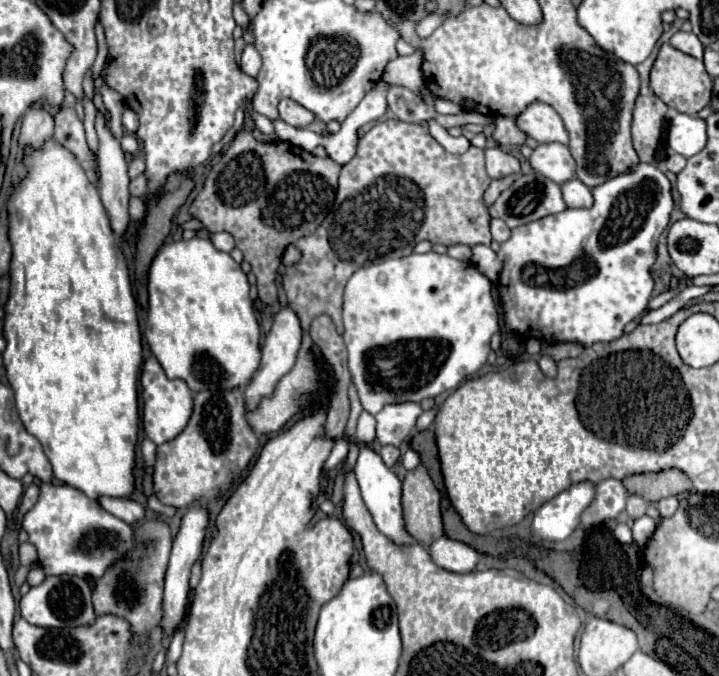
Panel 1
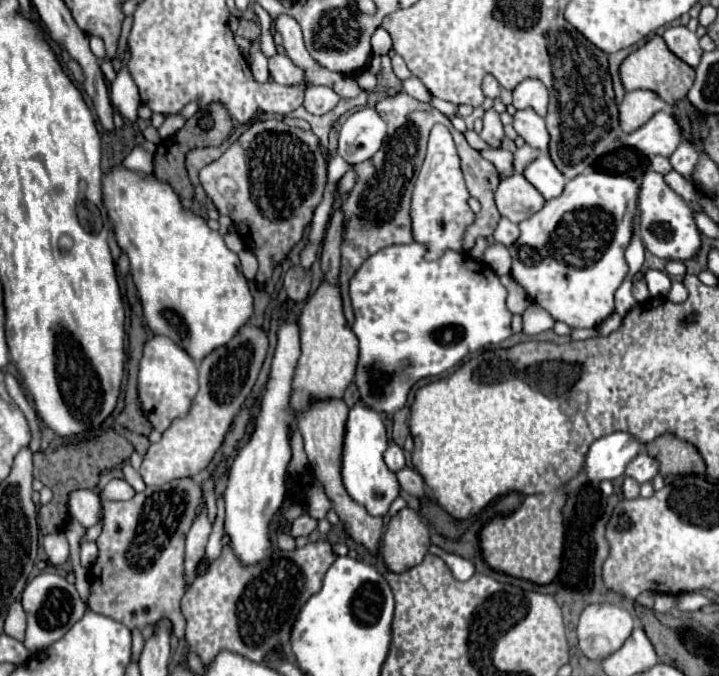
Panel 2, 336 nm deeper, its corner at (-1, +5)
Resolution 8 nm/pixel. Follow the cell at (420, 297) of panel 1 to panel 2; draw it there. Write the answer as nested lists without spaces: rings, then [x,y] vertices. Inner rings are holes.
[[[409,243],[409,245],[391,245],[385,247],[381,251],[377,251],[375,255],[371,255],[357,271],[357,275],[351,279],[351,287],[349,287],[349,295],[351,295],[351,303],[353,303],[353,311],[355,311],[355,323],[353,323],[353,333],[359,339],[359,365],[357,365],[357,373],[355,373],[355,385],[359,387],[359,395],[361,401],[367,407],[373,407],[377,413],[395,413],[397,409],[401,409],[407,401],[409,389],[423,377],[437,377],[445,371],[449,371],[451,367],[455,367],[465,355],[485,347],[485,345],[497,345],[503,339],[507,339],[511,335],[511,317],[513,313],[507,309],[505,299],[507,299],[507,289],[503,287],[503,283],[499,281],[495,271],[489,271],[489,267],[485,267],[485,263],[473,261],[469,255],[461,255],[455,251],[447,251],[445,255],[441,255],[435,261],[425,261],[425,245],[421,243]]]

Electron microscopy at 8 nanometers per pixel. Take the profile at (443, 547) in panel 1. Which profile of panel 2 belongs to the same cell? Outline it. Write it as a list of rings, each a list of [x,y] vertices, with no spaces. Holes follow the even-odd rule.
[[[431,545],[431,547],[429,547],[429,553],[439,555],[439,557],[447,563],[447,567],[451,569],[453,577],[459,579],[459,581],[467,581],[467,579],[471,579],[473,573],[475,573],[475,565],[473,565],[469,559],[465,559],[465,557],[459,557],[459,555],[447,553],[447,551],[439,549],[437,545]]]

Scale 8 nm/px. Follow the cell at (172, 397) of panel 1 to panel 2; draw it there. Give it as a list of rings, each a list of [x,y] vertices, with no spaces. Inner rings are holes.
[[[155,335],[145,343],[141,367],[139,367],[139,401],[157,431],[165,431],[169,423],[185,411],[189,411],[189,403],[197,393],[197,365],[189,357],[185,349],[175,345],[169,337]]]

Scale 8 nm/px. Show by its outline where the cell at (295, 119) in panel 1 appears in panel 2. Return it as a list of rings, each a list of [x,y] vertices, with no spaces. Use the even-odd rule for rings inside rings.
[[[309,87],[305,93],[305,109],[313,115],[325,115],[339,103],[339,95],[329,87]]]

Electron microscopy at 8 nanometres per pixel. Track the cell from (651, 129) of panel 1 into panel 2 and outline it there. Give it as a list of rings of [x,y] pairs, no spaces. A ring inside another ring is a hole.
[[[645,89],[629,91],[619,105],[619,127],[625,133],[635,131],[637,127],[645,125],[657,111],[663,109],[669,109],[669,105],[657,93]]]

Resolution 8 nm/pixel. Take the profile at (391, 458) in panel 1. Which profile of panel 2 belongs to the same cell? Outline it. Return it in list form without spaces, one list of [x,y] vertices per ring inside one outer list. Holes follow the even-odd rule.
[[[401,469],[397,471],[397,481],[401,485],[403,491],[407,491],[409,495],[417,497],[417,499],[425,499],[427,497],[427,489],[425,489],[425,483],[423,483],[423,477],[415,471],[415,469]]]

